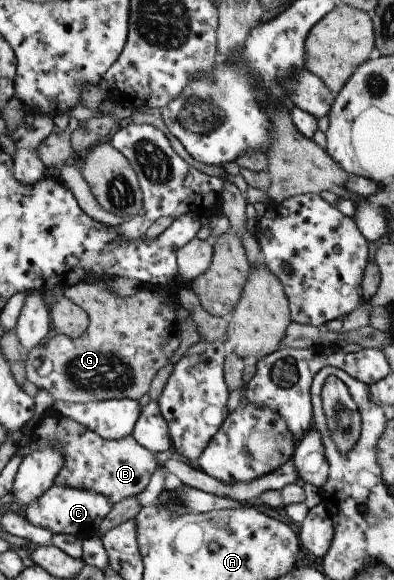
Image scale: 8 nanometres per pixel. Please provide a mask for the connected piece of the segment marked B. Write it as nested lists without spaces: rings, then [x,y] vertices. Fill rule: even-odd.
[[[52,407],[31,427],[29,439],[23,446],[16,445],[22,459],[33,451],[53,446],[65,457],[64,465],[54,480],[56,485],[96,492],[112,504],[142,493],[154,470],[162,466],[154,454],[142,447],[132,434],[117,440],[104,439],[81,423],[56,413]]]

